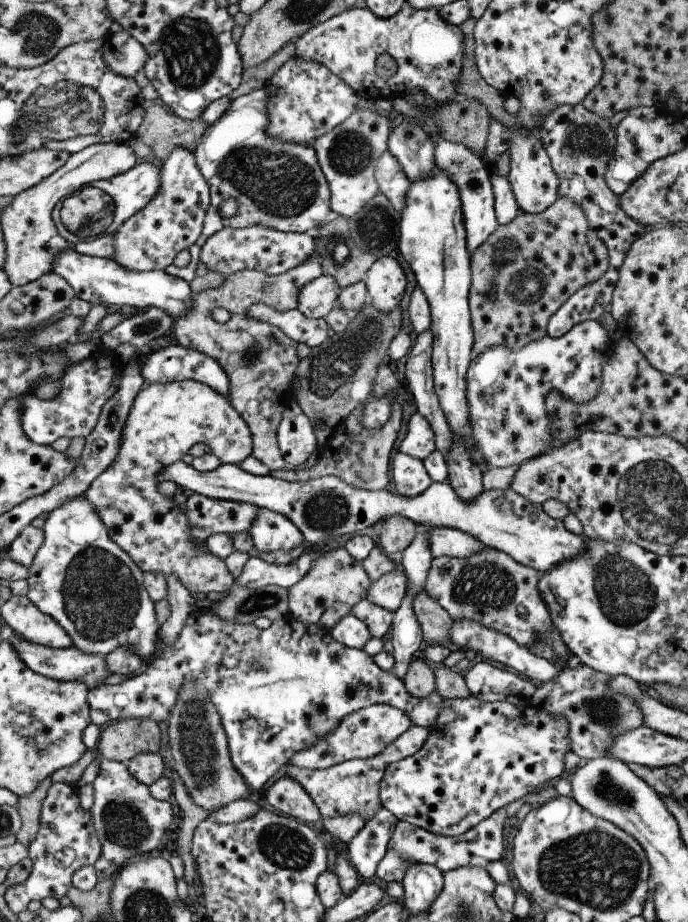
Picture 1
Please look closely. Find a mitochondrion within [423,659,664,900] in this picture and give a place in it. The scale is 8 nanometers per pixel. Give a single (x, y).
(606, 713)

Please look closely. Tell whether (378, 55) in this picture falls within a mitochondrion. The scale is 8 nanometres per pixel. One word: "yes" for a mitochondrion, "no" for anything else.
no

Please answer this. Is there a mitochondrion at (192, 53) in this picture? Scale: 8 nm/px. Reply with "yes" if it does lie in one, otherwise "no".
yes

